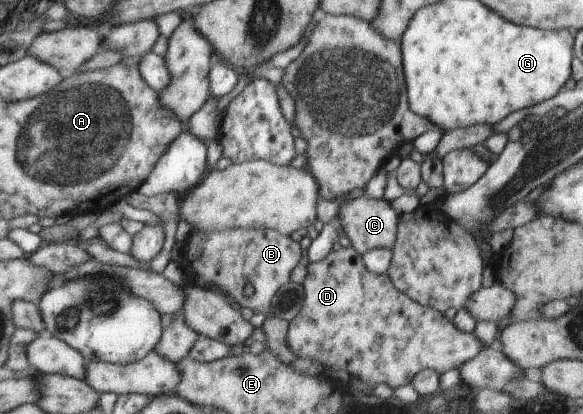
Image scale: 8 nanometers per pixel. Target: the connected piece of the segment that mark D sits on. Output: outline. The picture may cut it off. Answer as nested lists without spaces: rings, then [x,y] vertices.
[[[337,246],[335,249],[328,253],[326,259],[322,261],[310,262],[306,269],[306,279],[302,283],[302,289],[304,289],[304,303],[302,309],[298,312],[298,315],[288,323],[288,331],[286,331],[286,345],[290,347],[290,351],[296,355],[296,357],[304,357],[317,361],[324,366],[324,371],[347,371],[351,377],[358,377],[368,389],[374,389],[378,384],[385,383],[391,389],[395,390],[397,387],[410,385],[412,379],[420,371],[436,371],[438,375],[442,375],[450,369],[460,368],[463,363],[466,363],[469,359],[473,359],[475,355],[478,355],[488,344],[476,337],[474,332],[464,333],[464,331],[458,331],[458,327],[454,327],[455,323],[452,320],[447,319],[443,313],[436,311],[431,307],[424,307],[421,303],[411,300],[409,295],[404,295],[399,292],[388,275],[374,274],[365,265],[361,255],[358,255],[354,249],[348,247]]]

